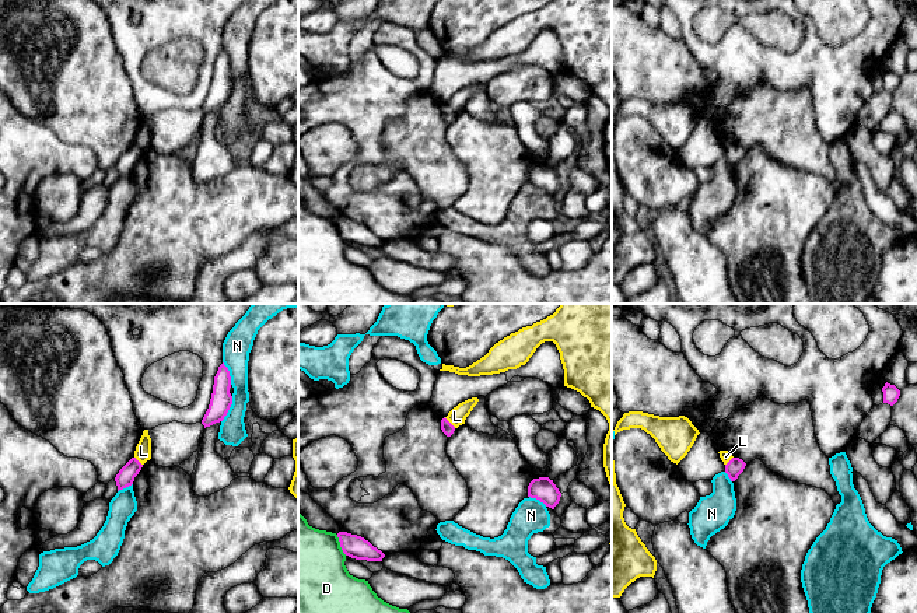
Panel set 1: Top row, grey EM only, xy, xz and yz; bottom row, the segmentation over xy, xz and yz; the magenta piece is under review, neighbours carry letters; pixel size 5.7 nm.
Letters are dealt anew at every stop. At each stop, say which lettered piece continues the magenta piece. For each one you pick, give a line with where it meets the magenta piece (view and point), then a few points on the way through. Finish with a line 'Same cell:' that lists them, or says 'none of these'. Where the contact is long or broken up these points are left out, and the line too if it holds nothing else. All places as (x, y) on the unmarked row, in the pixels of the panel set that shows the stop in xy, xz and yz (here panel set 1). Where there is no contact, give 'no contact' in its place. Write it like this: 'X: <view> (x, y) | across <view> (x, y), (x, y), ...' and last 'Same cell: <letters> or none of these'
Same cell: none of these

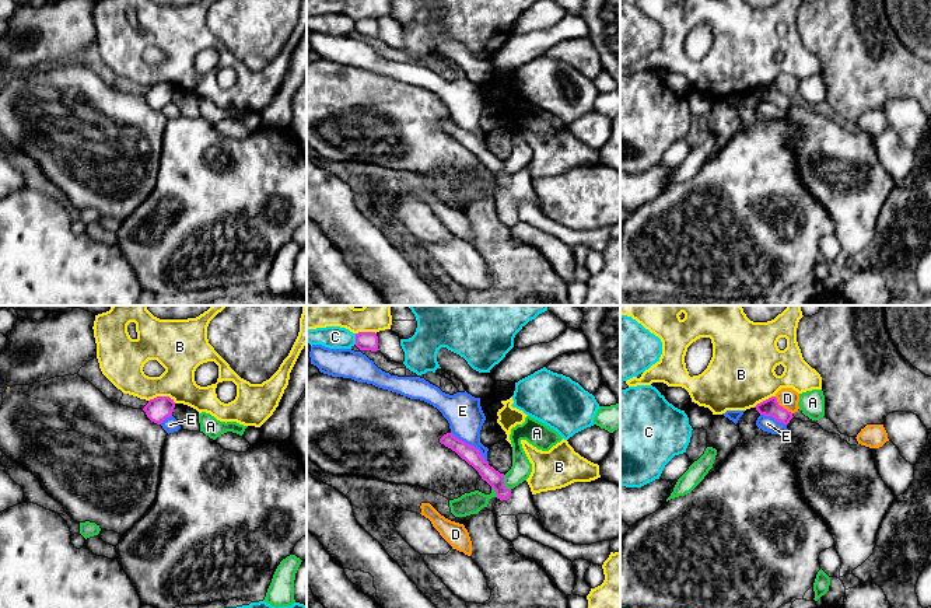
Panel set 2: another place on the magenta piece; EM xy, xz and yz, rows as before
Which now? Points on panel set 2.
Same cell: none of these

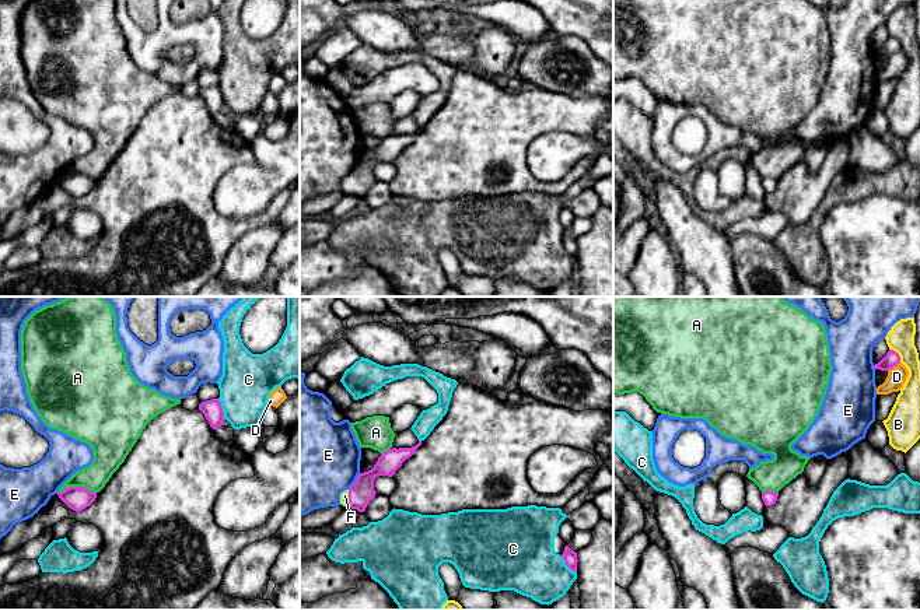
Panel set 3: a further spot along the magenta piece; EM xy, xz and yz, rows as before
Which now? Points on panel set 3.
F: xz (349, 185) | across xz (360, 181), (349, 185), (345, 182)
Same cell: F

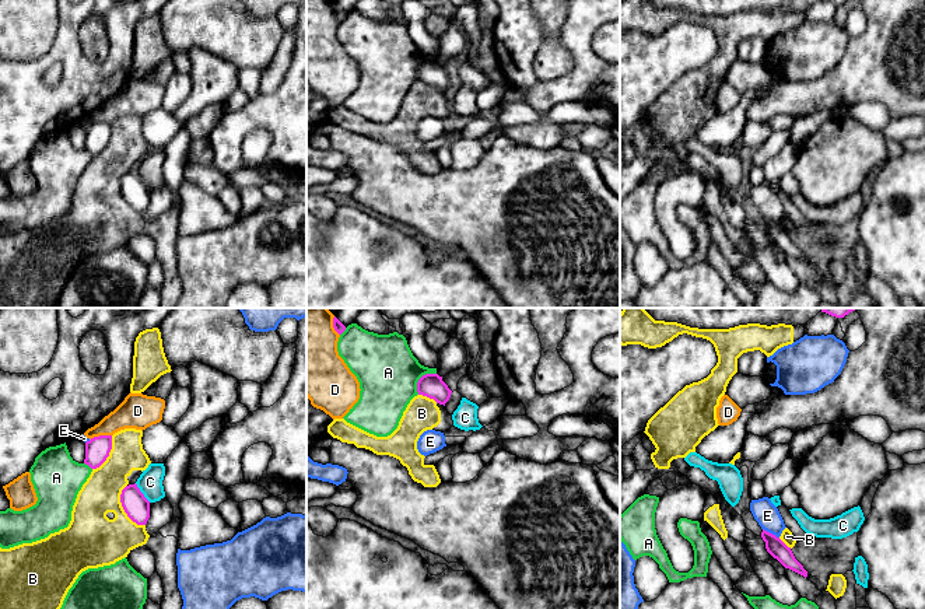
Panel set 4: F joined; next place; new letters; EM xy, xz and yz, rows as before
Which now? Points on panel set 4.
Same cell: none of these

